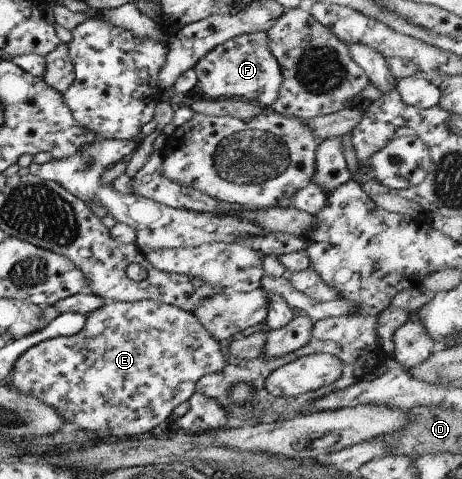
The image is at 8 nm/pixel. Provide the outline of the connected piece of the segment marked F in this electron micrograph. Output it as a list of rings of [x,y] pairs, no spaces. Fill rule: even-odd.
[[[258,31],[242,34],[211,49],[193,67],[203,93],[208,98],[242,98],[259,104],[262,108],[271,108],[278,99],[282,72],[280,64],[268,47],[267,32]]]

